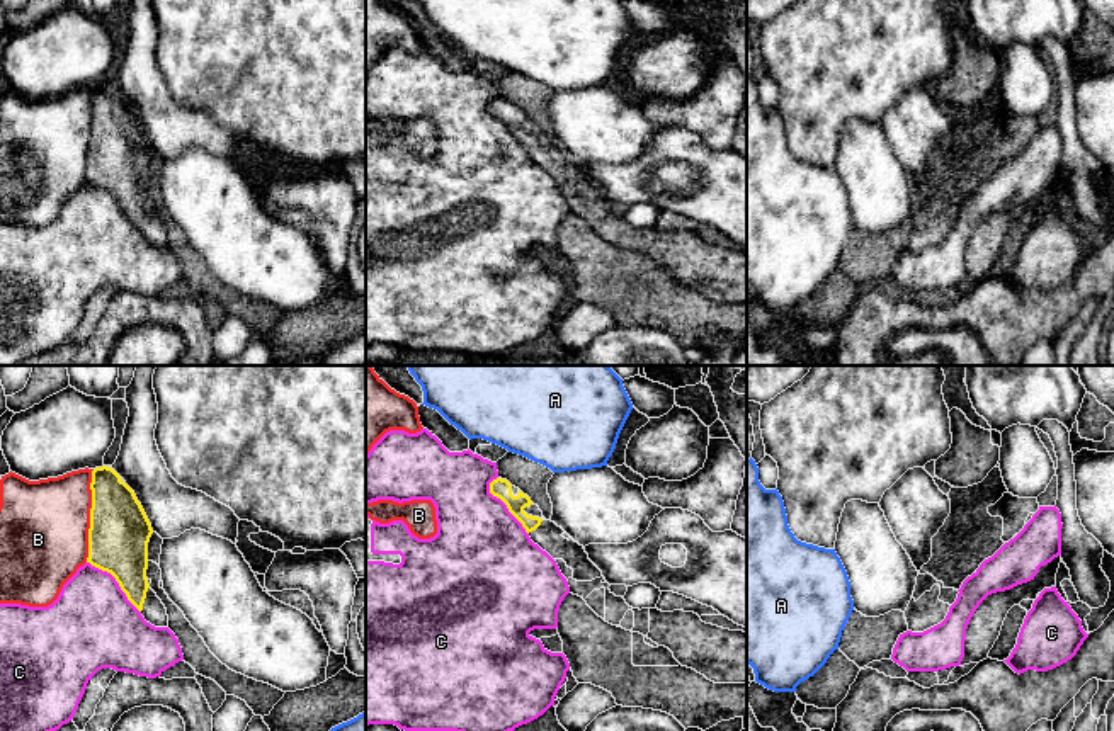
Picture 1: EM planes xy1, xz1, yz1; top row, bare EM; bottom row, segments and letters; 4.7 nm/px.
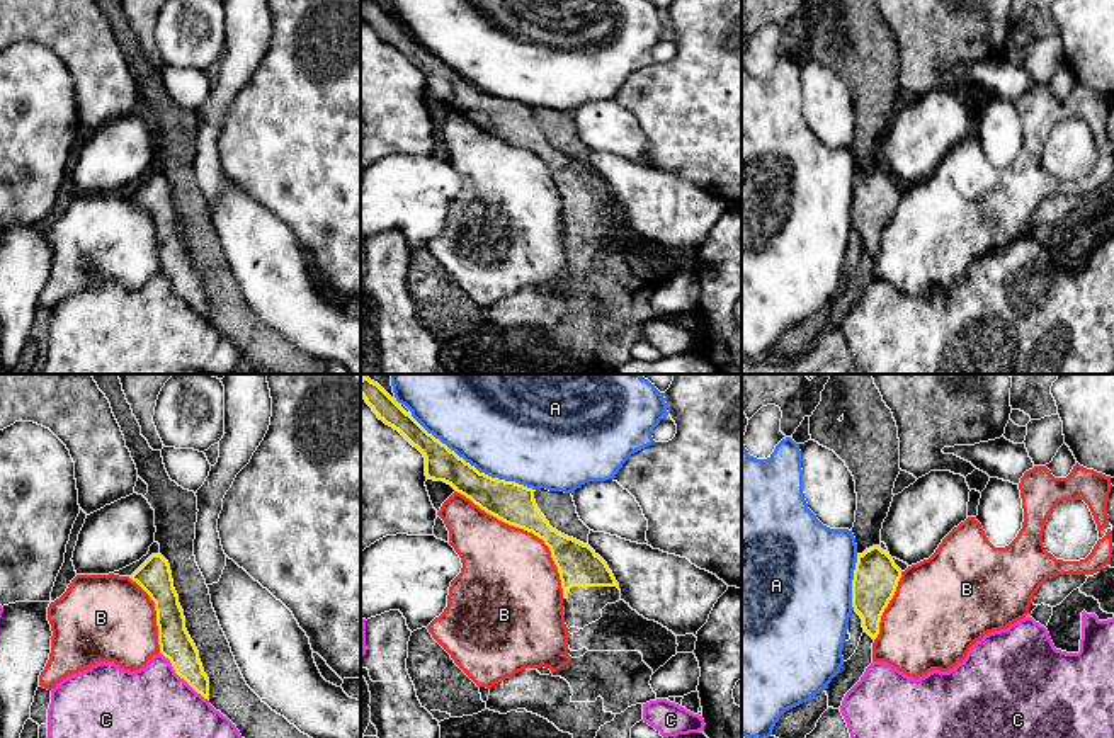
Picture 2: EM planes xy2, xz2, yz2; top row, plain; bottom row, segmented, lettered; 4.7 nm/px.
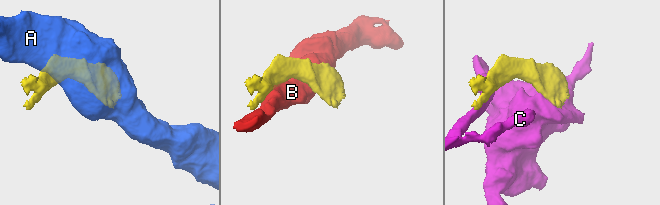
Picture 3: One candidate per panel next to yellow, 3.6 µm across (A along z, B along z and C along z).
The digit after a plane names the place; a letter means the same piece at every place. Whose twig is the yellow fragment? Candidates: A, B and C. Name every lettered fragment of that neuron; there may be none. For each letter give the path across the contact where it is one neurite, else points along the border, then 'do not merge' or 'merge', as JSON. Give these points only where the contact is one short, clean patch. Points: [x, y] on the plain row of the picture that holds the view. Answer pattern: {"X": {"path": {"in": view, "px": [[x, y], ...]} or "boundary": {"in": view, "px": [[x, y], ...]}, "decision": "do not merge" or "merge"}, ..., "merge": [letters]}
{"A": {"decision": "do not merge"}, "B": {"decision": "do not merge"}, "C": {"decision": "do not merge"}, "merge": []}

